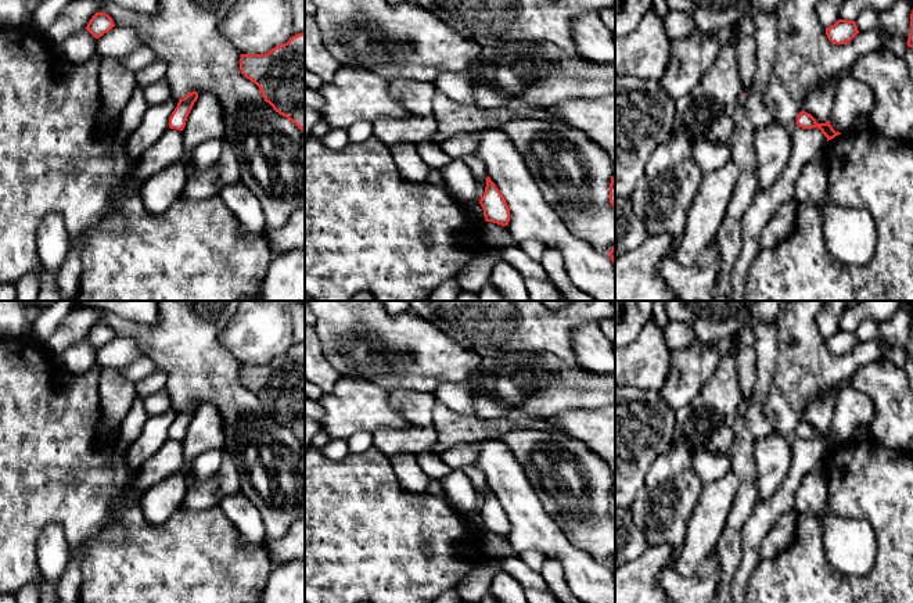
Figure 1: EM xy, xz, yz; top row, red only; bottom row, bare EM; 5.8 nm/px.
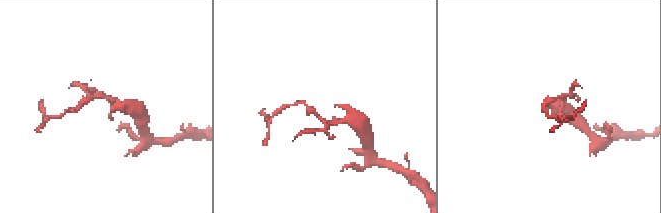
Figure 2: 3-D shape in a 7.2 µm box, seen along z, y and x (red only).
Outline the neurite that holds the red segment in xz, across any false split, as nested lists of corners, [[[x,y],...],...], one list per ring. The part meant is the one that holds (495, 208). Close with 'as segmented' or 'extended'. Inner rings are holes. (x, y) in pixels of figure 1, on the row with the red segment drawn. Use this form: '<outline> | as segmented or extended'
[[[489,176],[486,177],[485,193],[481,197],[479,204],[484,209],[484,216],[486,222],[493,222],[502,226],[508,225],[510,208]]] | as segmented

